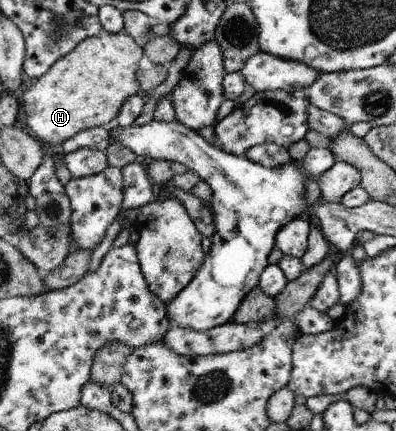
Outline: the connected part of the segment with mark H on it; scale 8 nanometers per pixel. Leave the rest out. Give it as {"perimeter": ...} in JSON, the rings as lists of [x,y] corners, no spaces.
{"perimeter":[[[102,30],[99,36],[85,39],[20,96],[26,129],[44,146],[52,148],[81,131],[109,127],[126,101],[141,90],[136,74],[144,54],[135,38],[125,32]]]}

